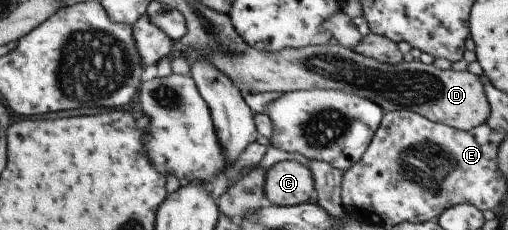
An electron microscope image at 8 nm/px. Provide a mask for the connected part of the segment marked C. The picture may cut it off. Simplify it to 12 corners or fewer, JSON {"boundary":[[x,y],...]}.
{"boundary":[[299,160],[268,171],[266,194],[273,205],[307,203],[314,173]]}

